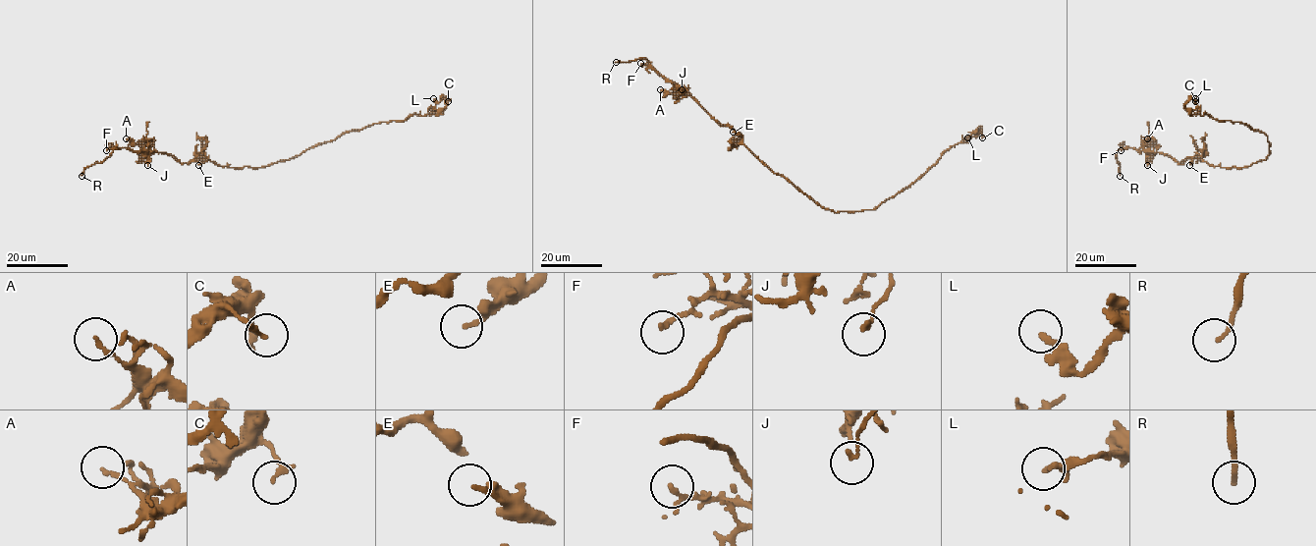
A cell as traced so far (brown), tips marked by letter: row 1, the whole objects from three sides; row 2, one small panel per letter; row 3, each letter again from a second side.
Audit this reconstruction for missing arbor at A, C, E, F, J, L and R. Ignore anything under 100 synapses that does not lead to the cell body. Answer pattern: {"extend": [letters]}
{"extend": ["R"]}

